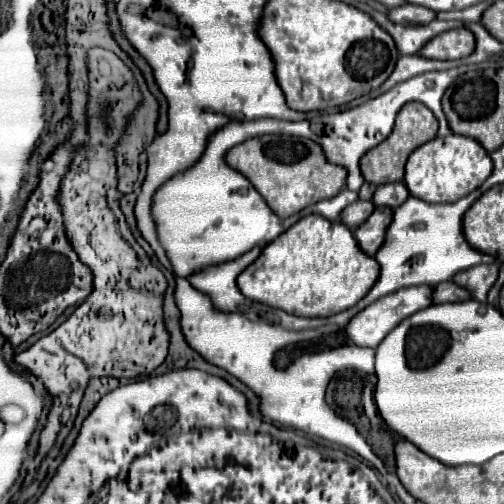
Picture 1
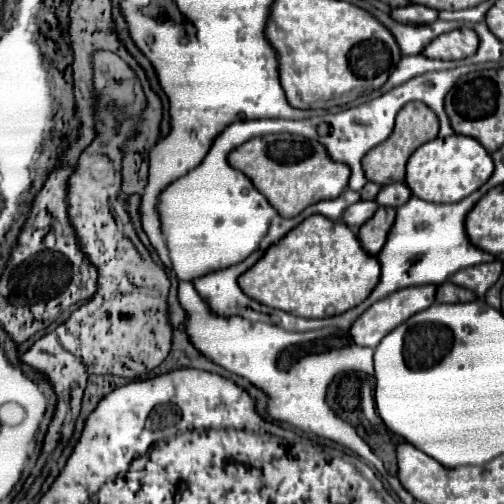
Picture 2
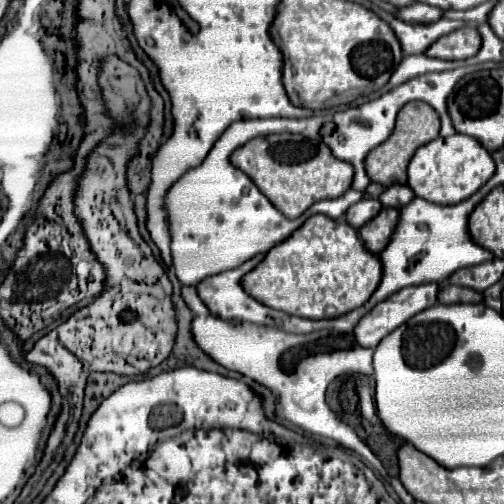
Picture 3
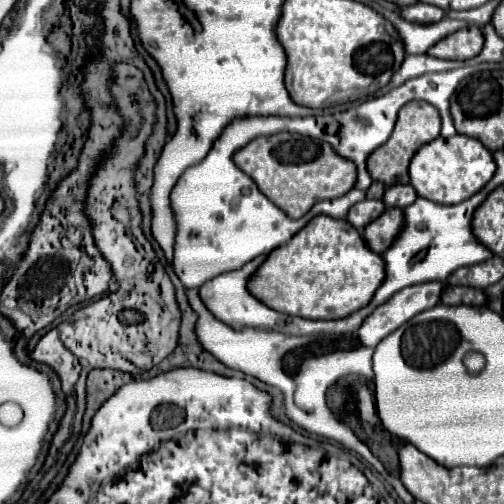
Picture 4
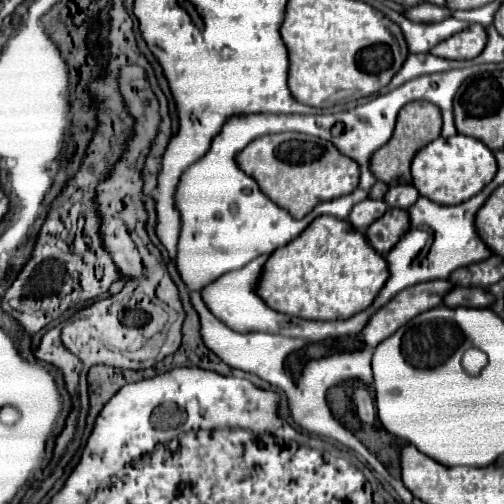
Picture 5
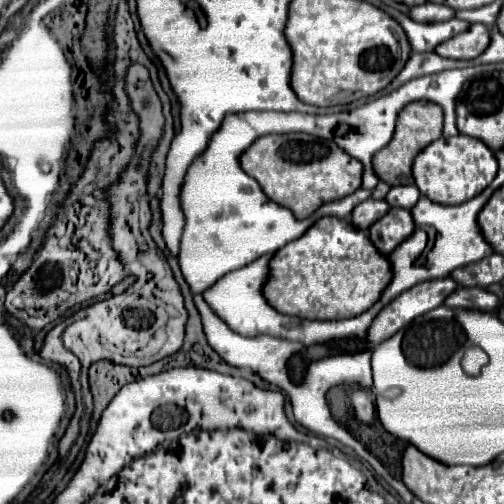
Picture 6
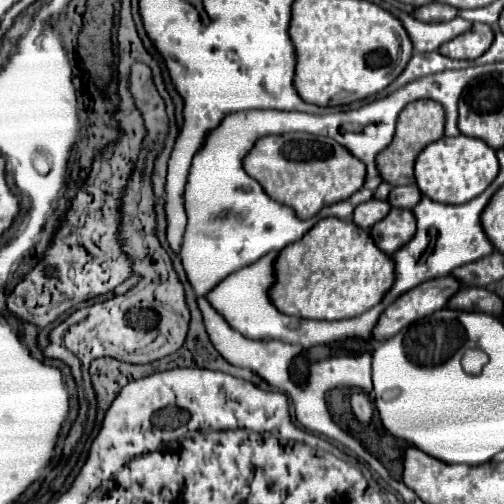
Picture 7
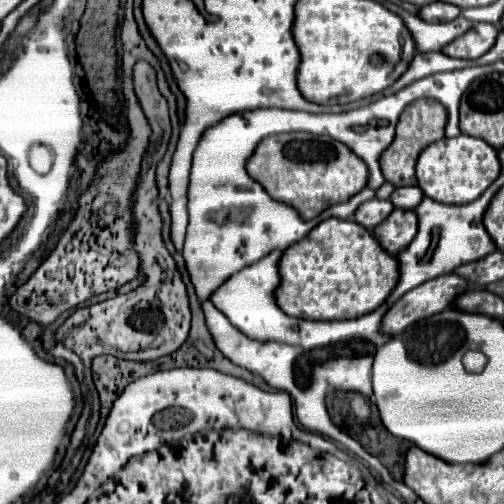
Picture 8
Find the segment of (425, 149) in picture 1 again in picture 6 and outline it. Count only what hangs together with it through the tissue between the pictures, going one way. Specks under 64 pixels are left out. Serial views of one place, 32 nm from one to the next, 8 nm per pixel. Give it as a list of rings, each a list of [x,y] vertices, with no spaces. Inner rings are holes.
[[[472,136],[438,138],[428,144],[414,160],[414,182],[422,196],[440,204],[462,204],[478,196],[498,174],[498,160],[494,152]]]

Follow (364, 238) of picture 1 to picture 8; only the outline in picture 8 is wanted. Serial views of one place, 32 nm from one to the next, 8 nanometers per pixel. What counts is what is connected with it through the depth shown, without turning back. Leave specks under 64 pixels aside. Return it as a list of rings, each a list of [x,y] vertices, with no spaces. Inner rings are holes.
[[[396,208],[384,224],[378,224],[374,228],[374,234],[378,242],[392,254],[398,256],[402,250],[408,248],[408,244],[414,240],[418,232],[418,218],[414,210],[402,210]]]

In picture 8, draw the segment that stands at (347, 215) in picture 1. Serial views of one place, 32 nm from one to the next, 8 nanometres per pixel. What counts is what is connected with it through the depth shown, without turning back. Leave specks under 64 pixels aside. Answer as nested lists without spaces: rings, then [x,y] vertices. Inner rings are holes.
[[[372,198],[372,200],[364,202],[364,204],[356,210],[354,218],[356,218],[356,222],[358,222],[358,224],[362,224],[364,228],[374,230],[380,222],[384,222],[384,220],[390,216],[390,212],[392,212],[392,210],[394,210],[394,206],[392,206],[392,202],[390,202],[390,200]]]

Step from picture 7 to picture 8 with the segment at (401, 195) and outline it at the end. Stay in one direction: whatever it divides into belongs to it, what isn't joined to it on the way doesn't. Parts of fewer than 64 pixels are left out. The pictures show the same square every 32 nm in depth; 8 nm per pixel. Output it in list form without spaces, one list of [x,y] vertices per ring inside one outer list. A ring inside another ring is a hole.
[[[404,186],[404,188],[396,188],[394,194],[390,196],[392,204],[396,208],[404,208],[404,210],[414,210],[424,198],[424,192],[418,186]]]

